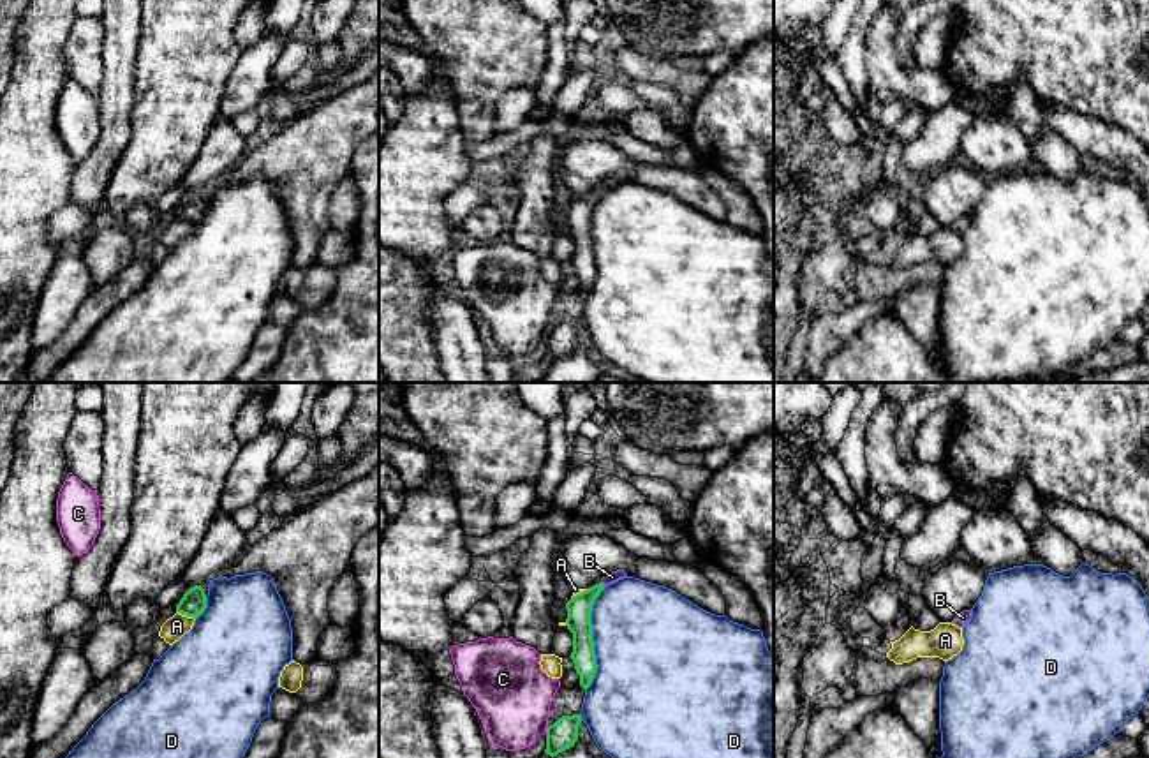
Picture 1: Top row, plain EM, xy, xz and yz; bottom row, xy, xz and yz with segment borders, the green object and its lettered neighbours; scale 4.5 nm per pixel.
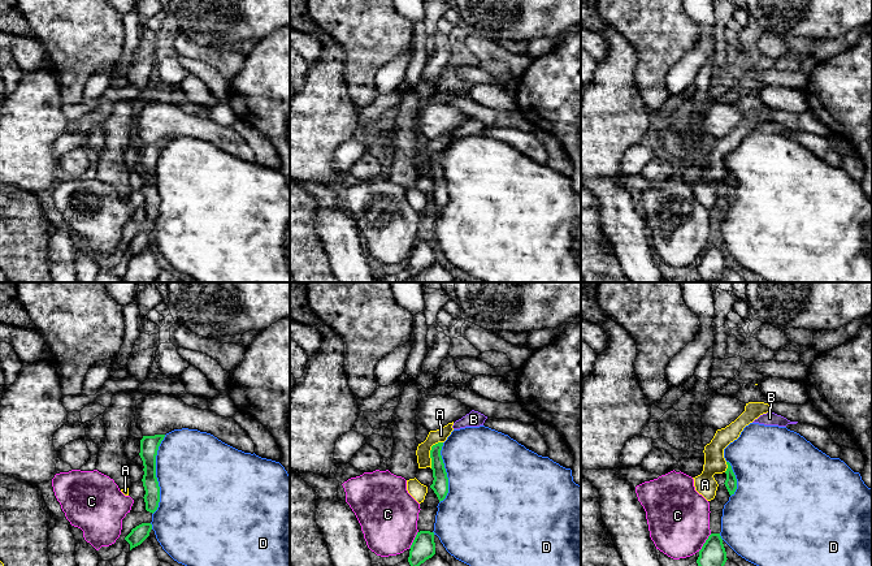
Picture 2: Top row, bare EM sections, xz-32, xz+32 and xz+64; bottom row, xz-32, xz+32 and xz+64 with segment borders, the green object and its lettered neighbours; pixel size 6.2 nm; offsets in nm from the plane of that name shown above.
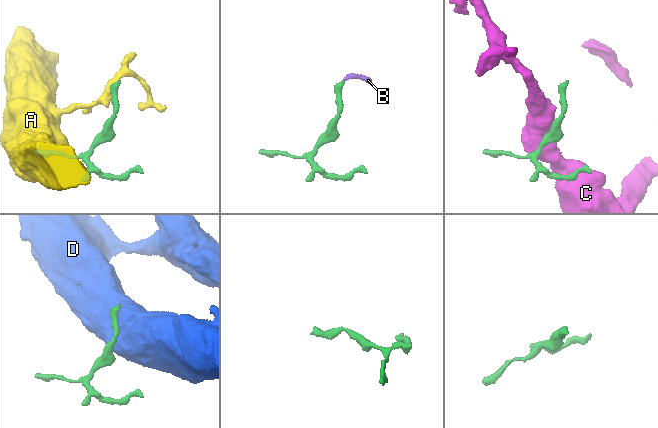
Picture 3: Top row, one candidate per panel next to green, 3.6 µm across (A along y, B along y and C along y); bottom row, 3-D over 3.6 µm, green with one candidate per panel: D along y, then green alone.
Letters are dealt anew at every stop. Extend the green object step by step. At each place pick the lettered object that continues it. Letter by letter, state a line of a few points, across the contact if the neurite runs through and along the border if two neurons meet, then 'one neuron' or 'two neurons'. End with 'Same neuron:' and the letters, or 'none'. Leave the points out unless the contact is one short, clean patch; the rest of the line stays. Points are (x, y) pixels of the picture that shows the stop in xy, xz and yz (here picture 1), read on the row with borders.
A: two neurons
B: line xz (578, 607), (603, 584), (612, 577); one neuron
C: two neurons
D: two neurons
Same neuron: B

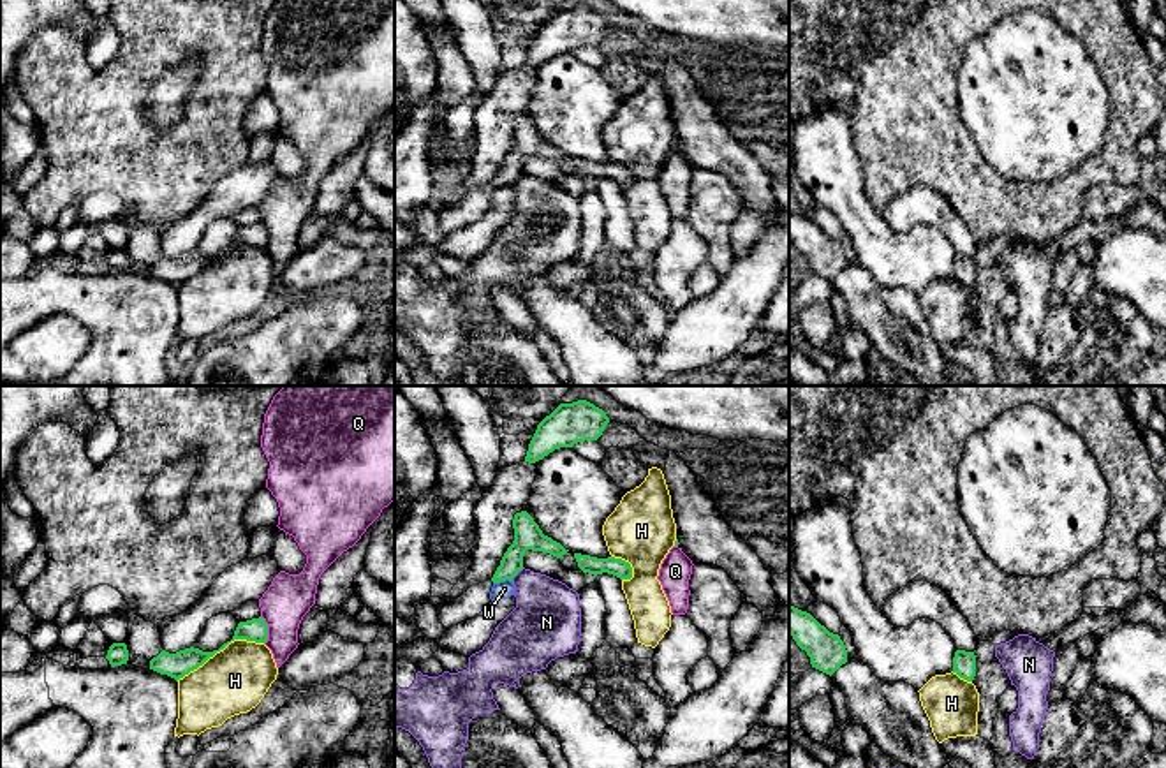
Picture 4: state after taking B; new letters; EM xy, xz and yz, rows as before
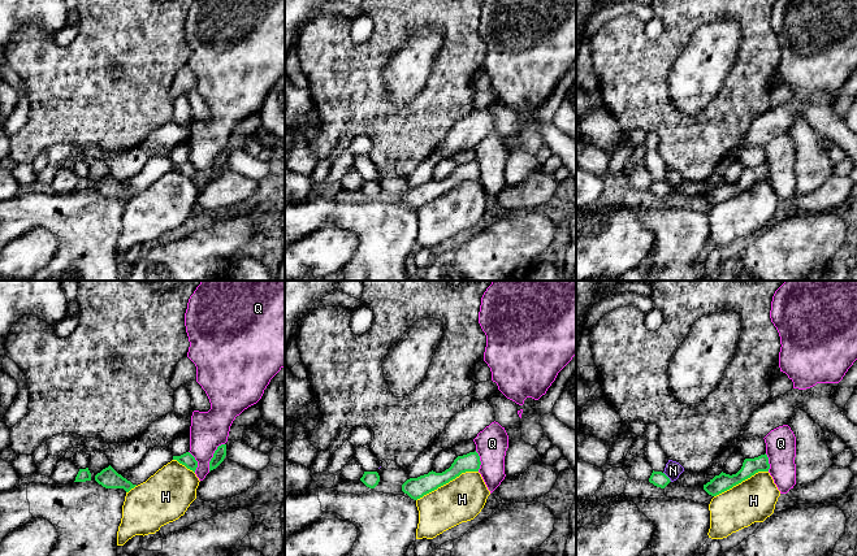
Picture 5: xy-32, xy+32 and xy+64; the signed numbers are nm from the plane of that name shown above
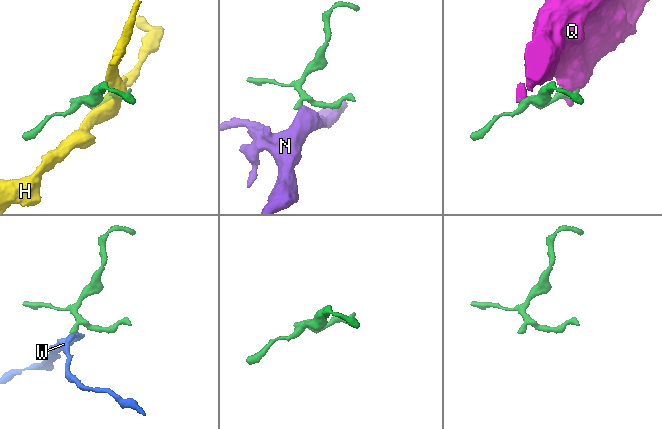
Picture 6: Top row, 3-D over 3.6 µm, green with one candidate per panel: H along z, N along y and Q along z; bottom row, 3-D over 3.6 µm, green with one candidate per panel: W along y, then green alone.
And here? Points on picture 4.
H: two neurons
N: line xz (523, 568), (511, 580); two neurons
Q: line xy (261, 615), (266, 624), (265, 643); two neurons
W: line xz (511, 580), (494, 583); two neurons
Same neuron: none

